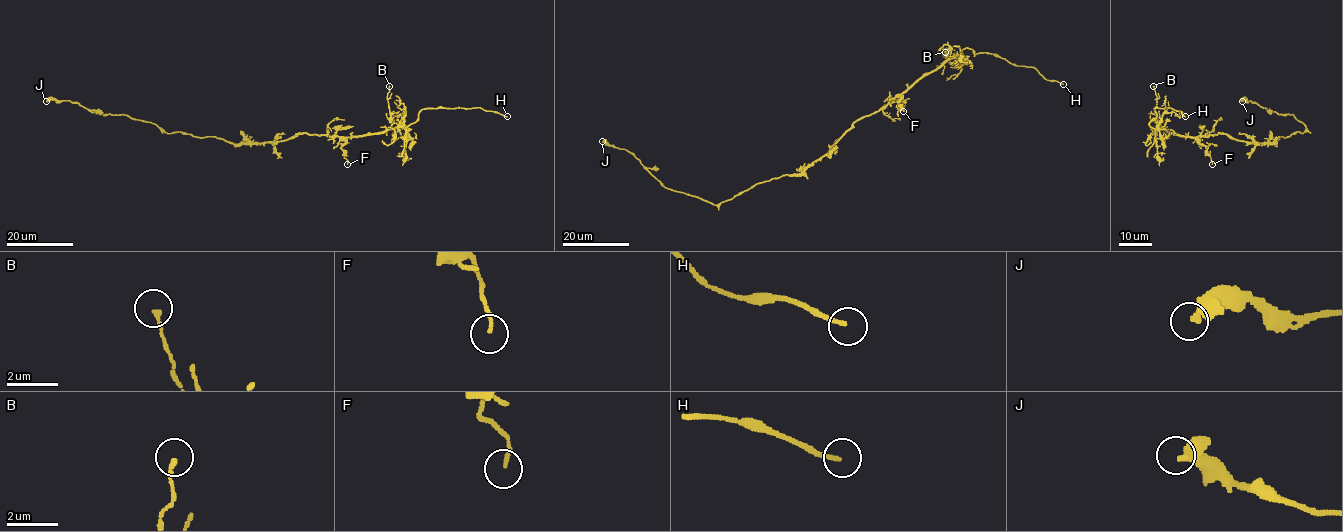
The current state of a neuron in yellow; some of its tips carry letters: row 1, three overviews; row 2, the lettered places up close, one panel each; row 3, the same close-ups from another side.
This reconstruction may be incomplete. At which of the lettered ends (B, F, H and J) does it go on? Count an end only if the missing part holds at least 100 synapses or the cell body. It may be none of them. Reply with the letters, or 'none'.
H

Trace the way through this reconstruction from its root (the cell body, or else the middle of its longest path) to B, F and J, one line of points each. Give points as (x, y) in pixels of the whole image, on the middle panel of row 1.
B: (836, 141), (856, 121), (882, 109), (938, 68), (948, 59), (945, 53), (943, 55), (945, 52)
F: (836, 141), (856, 121), (882, 109), (895, 97), (900, 97), (897, 105), (903, 111)
J: (836, 141), (826, 154), (799, 173), (757, 183), (717, 204), (666, 188), (632, 154), (602, 141)

